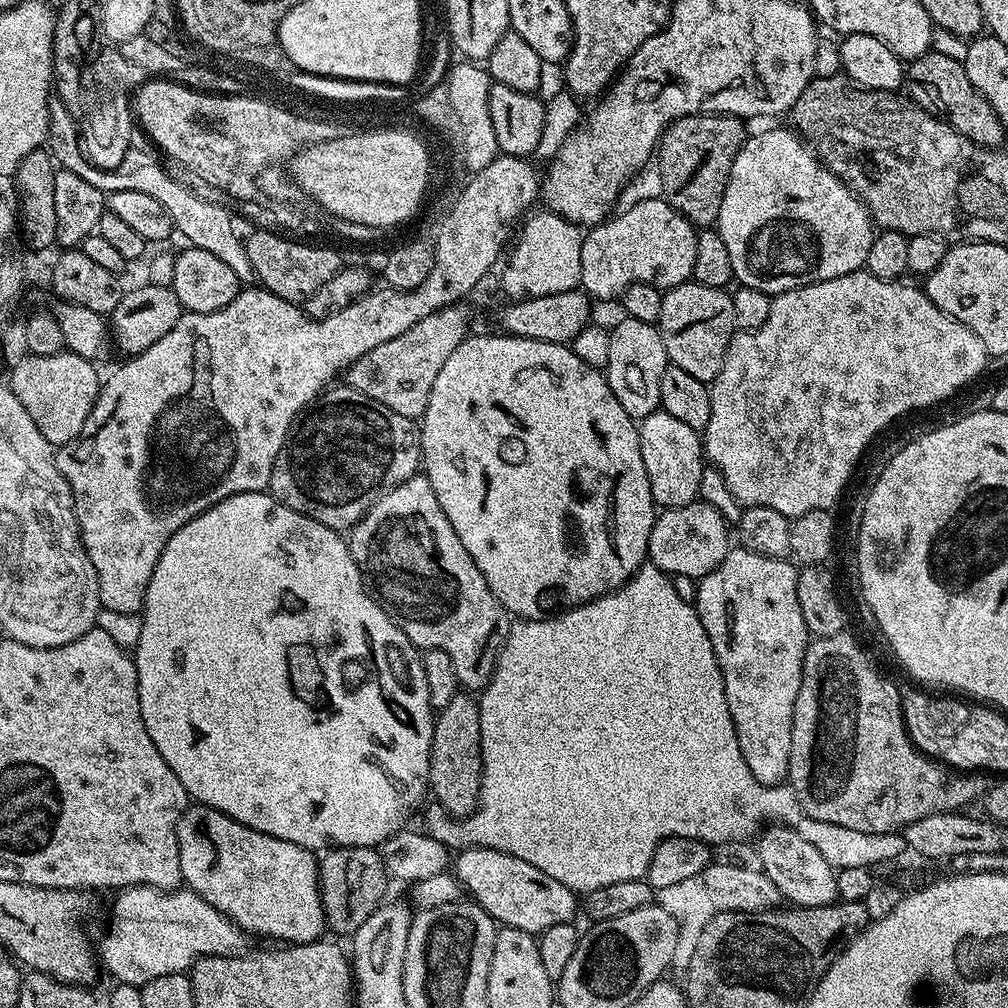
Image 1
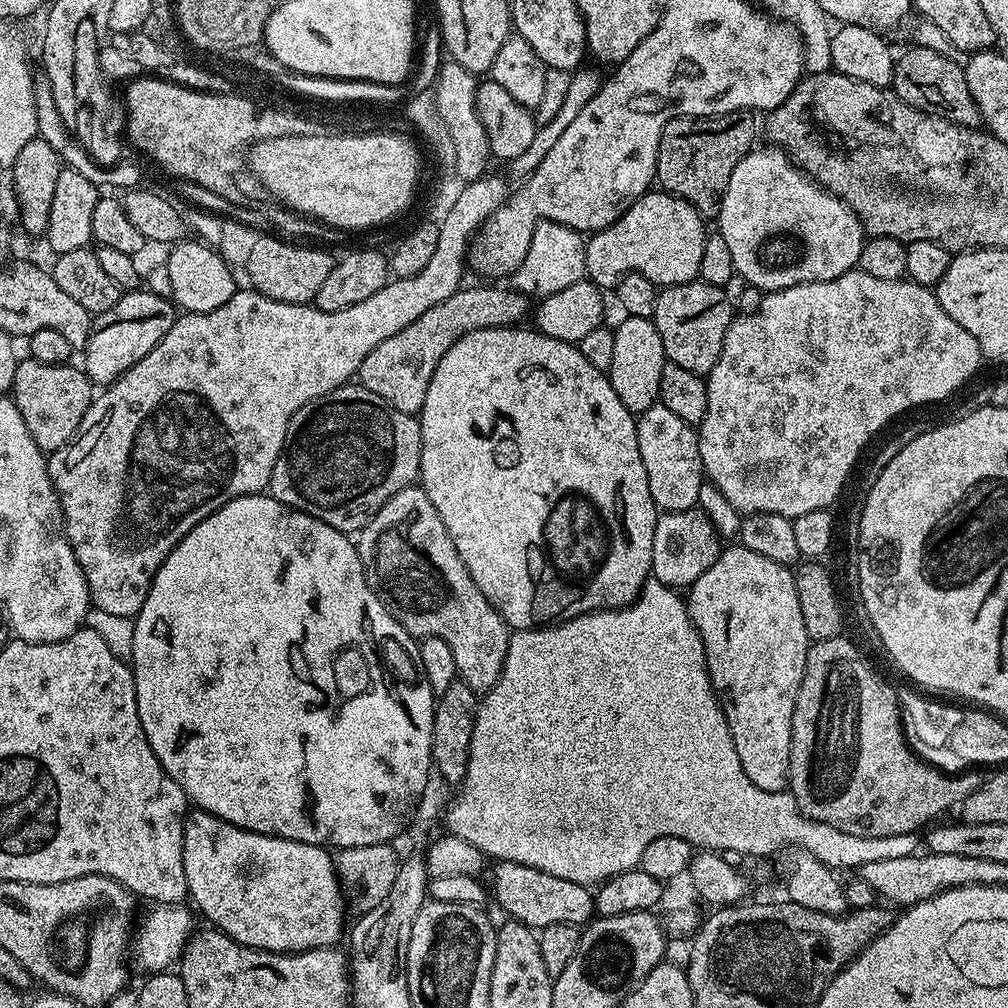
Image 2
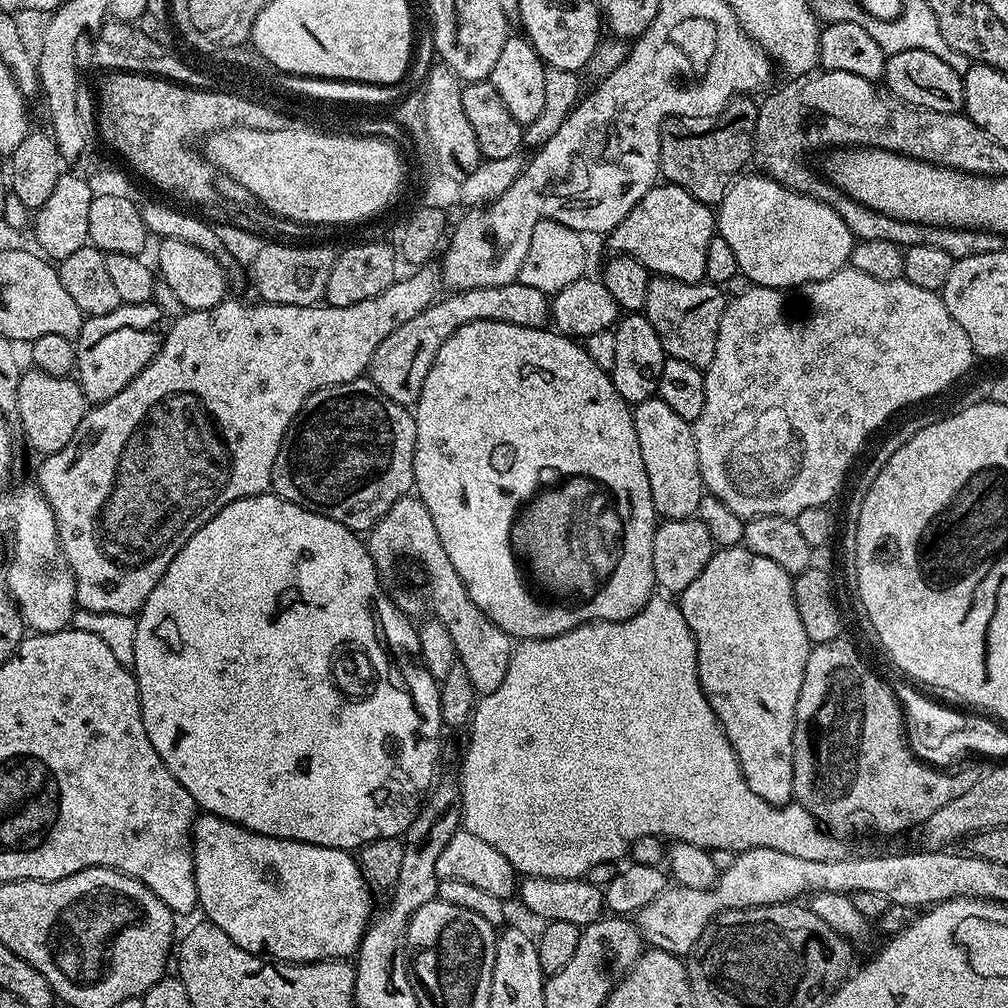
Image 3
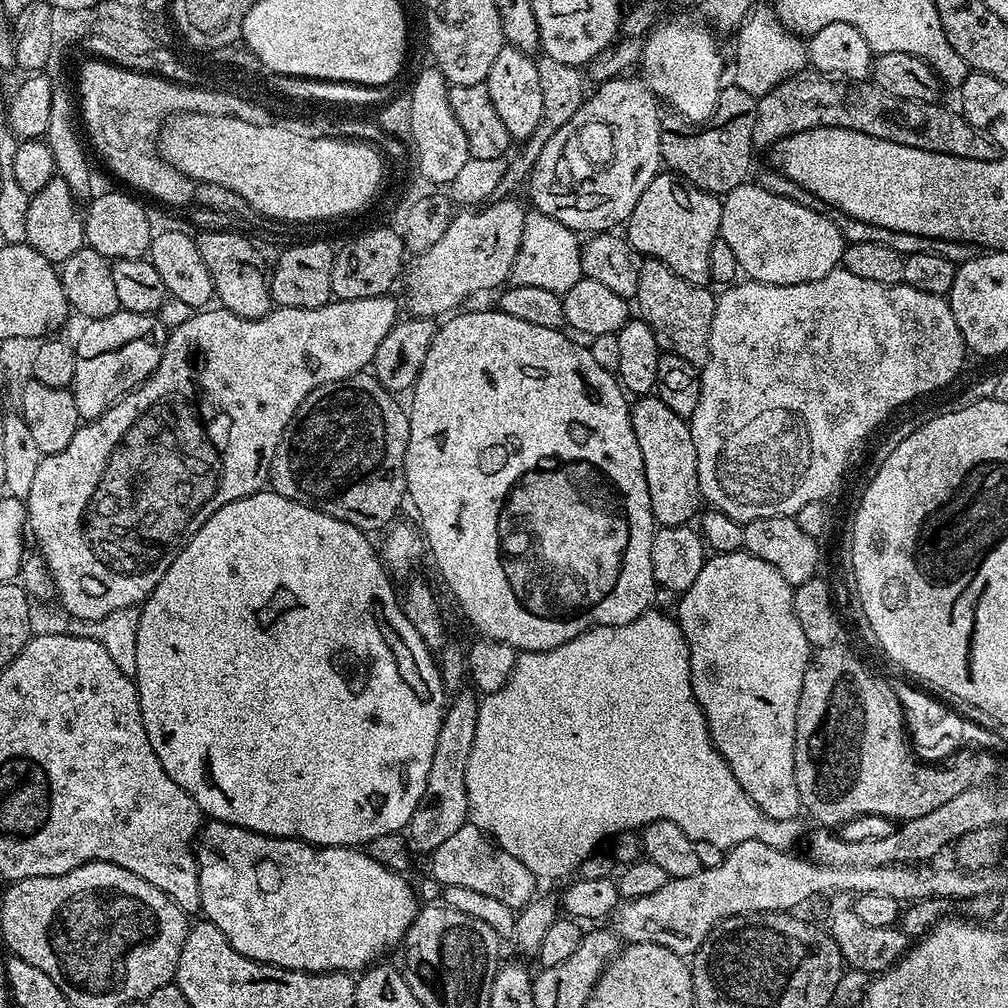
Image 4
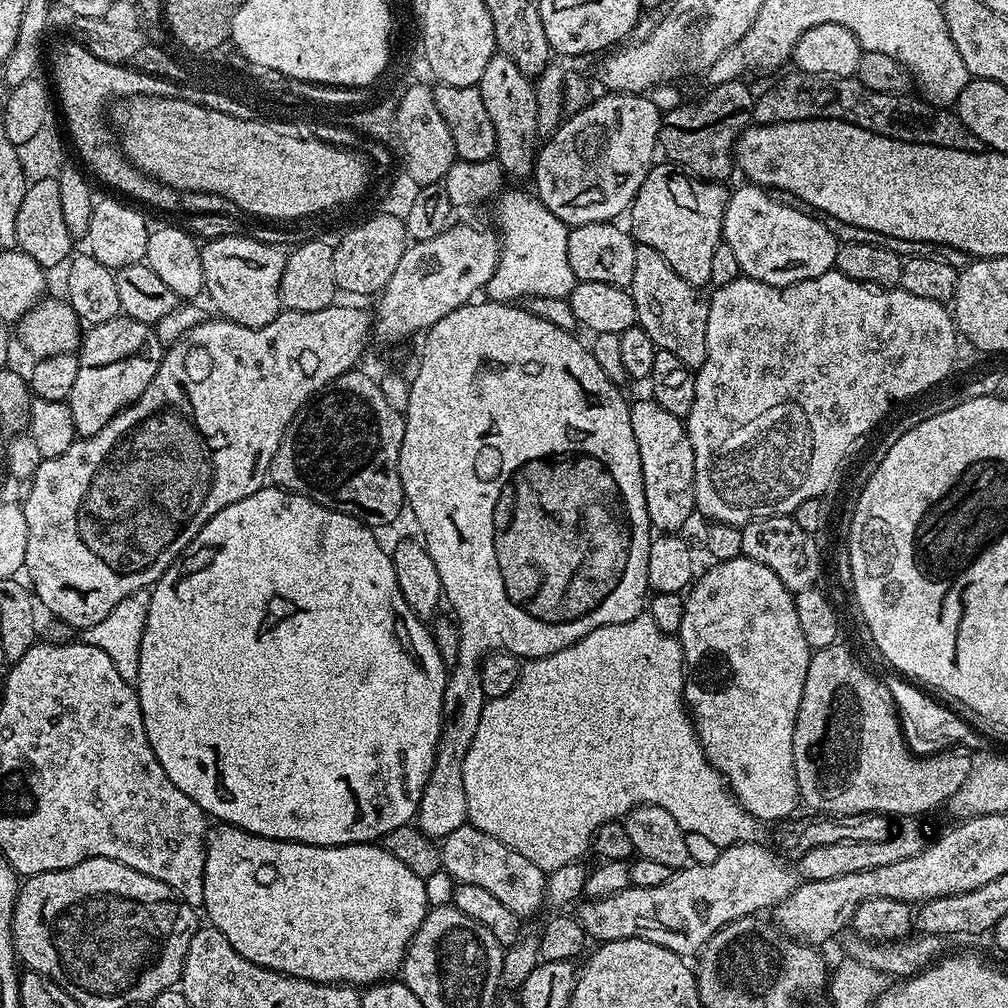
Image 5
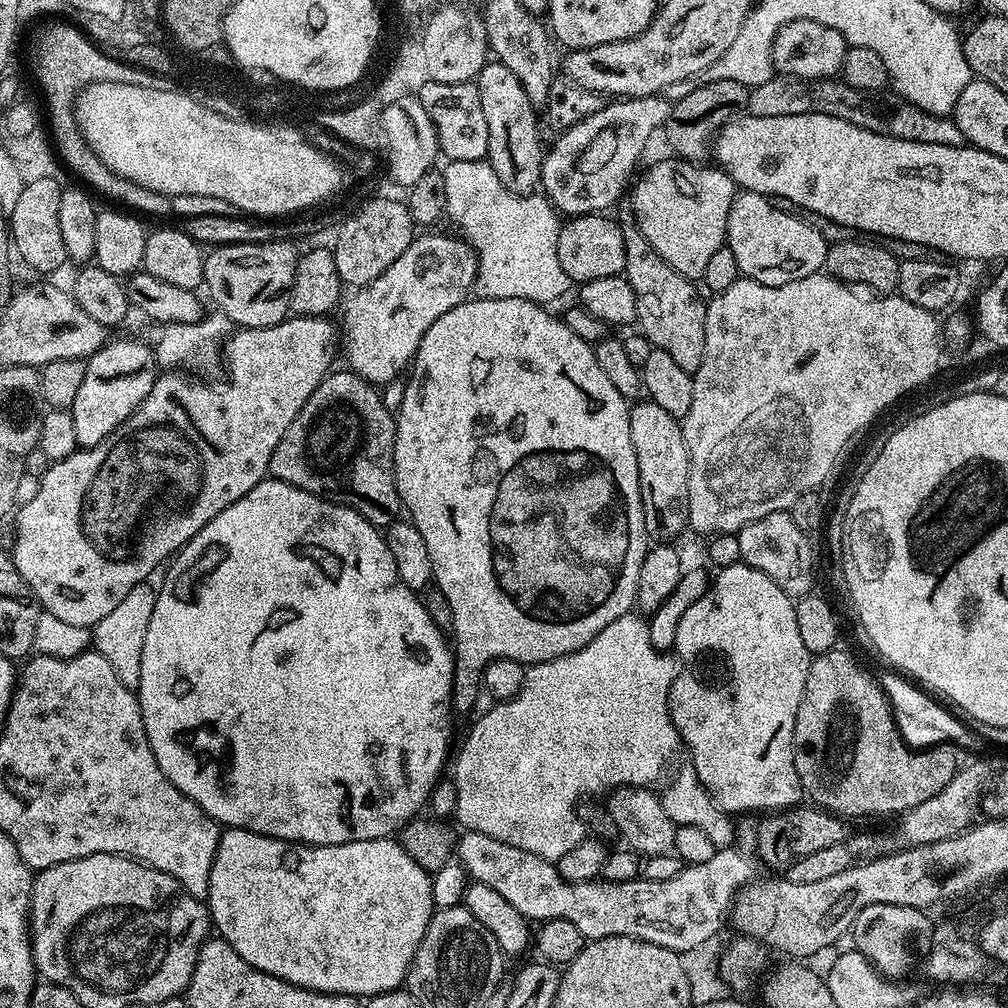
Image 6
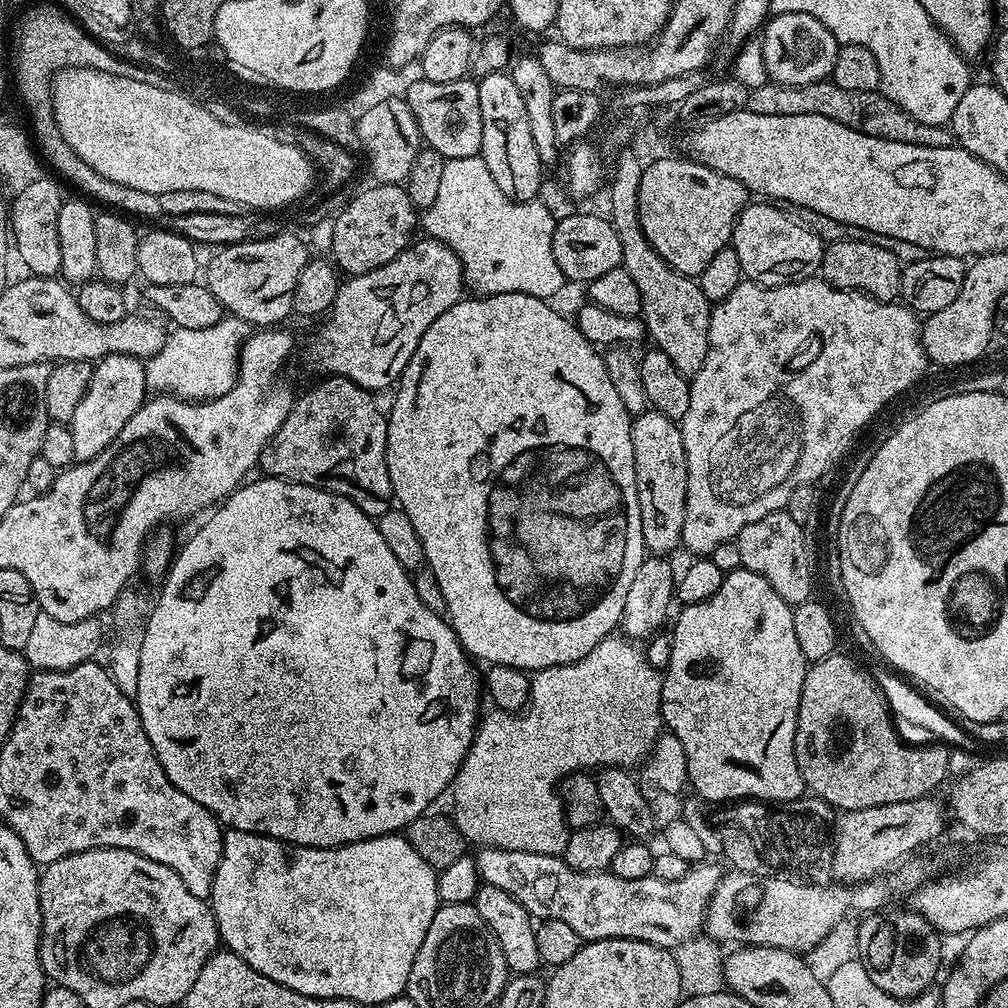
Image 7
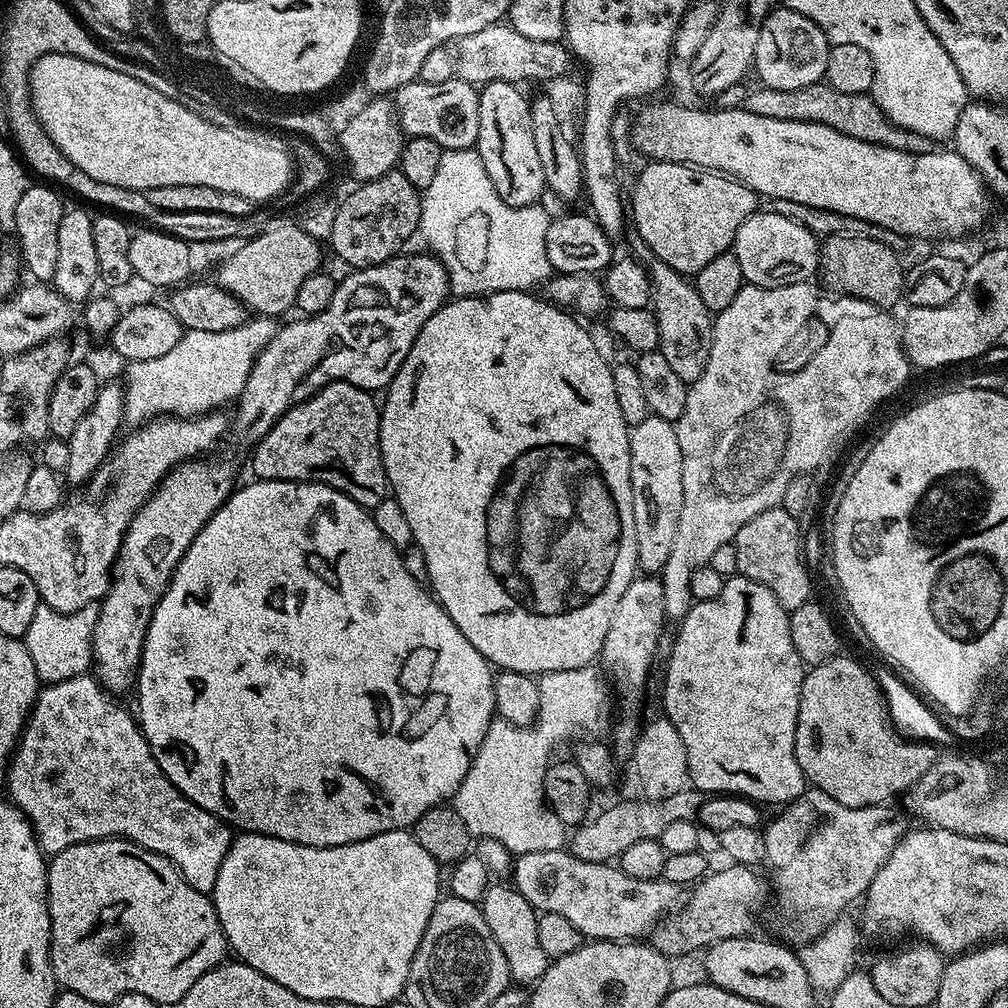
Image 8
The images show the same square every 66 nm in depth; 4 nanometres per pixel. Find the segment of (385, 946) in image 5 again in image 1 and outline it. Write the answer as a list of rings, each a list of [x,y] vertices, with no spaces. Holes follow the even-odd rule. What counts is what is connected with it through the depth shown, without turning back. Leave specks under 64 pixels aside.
[[[199,802],[185,808],[176,833],[183,883],[206,902],[210,902],[214,910],[237,924],[245,934],[253,937],[269,936],[270,939],[280,940],[276,942],[283,942],[288,946],[310,944],[325,935],[324,907],[320,896],[320,866],[317,857],[309,849],[294,842],[279,840],[270,834],[262,834]]]

